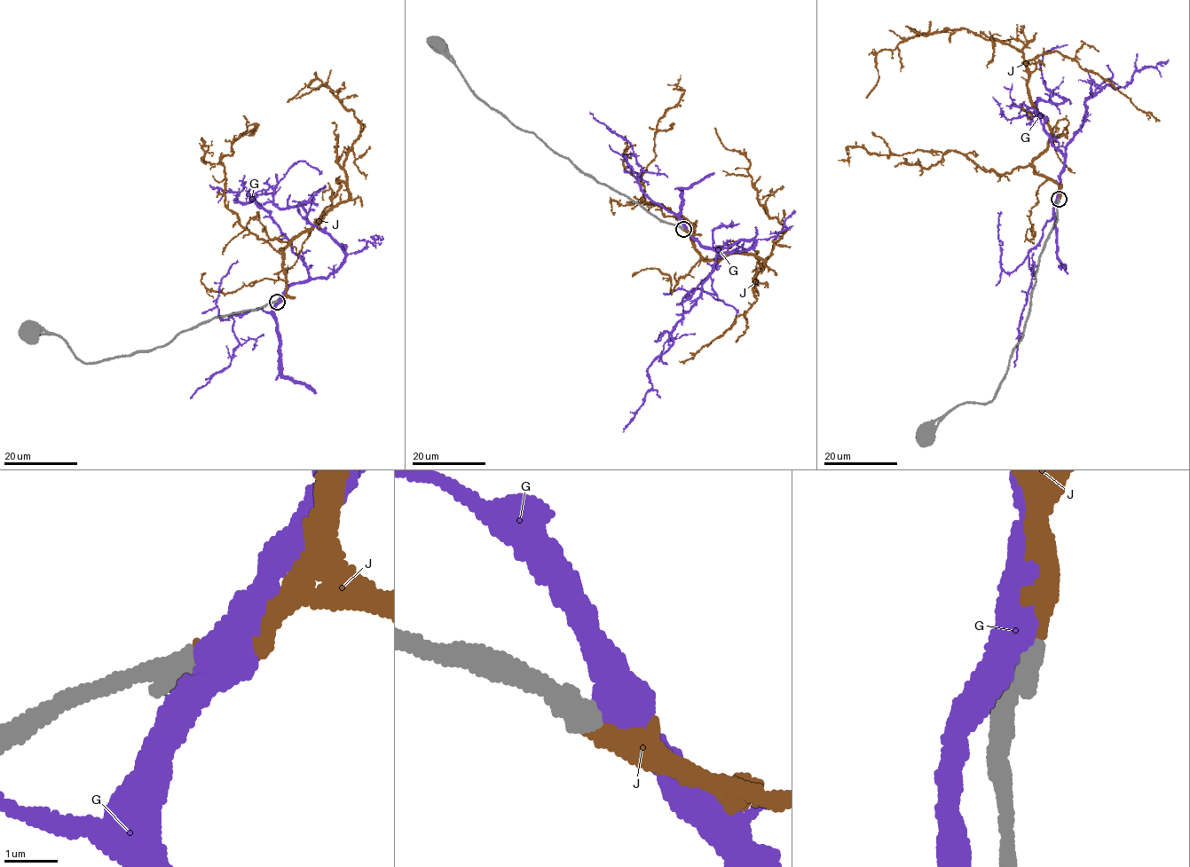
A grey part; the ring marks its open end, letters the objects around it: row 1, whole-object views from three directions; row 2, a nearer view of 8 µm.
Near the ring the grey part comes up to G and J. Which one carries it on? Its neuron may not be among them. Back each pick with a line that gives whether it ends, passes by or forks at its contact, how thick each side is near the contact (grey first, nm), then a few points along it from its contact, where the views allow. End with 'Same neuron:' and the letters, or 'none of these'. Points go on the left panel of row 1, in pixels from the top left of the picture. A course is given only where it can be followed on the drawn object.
J: it ends there; 480 nm thick on the grey side, 360 nm on the other; it runs (276, 301), (286, 290), (280, 248), (348, 198), (345, 161), (364, 125), (317, 78), (287, 101)
Same neuron: J

